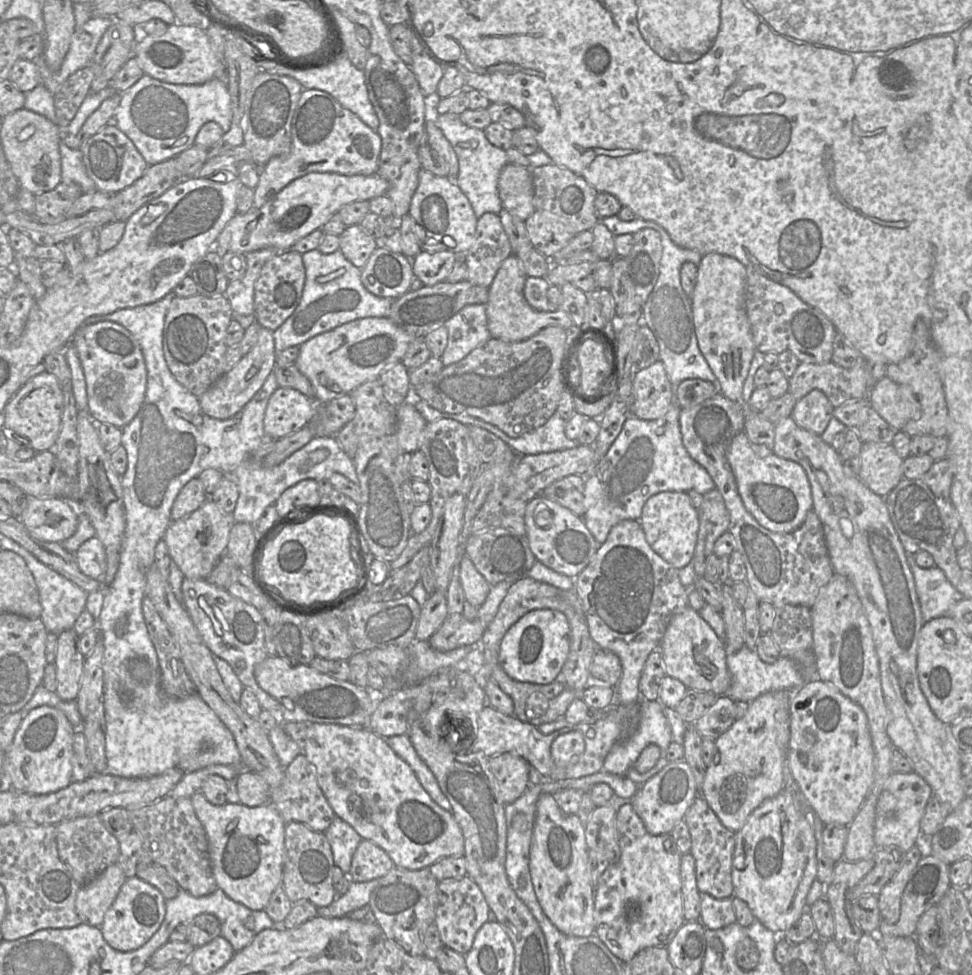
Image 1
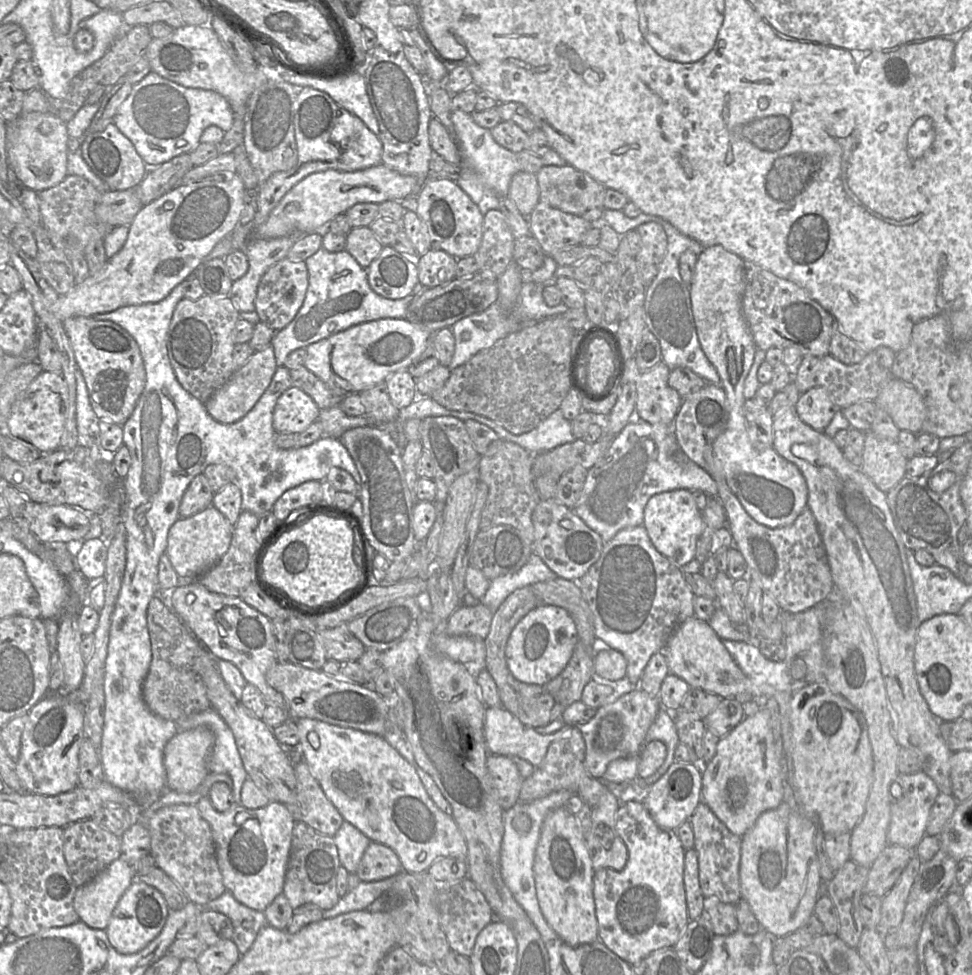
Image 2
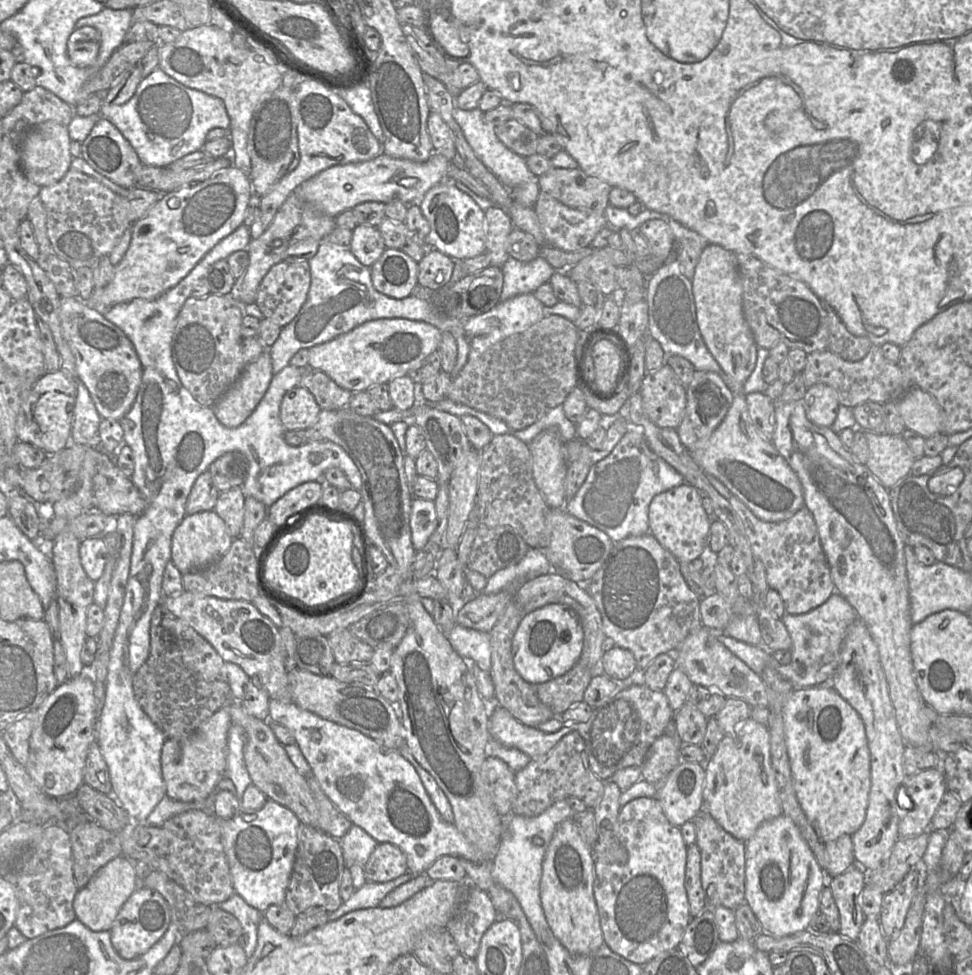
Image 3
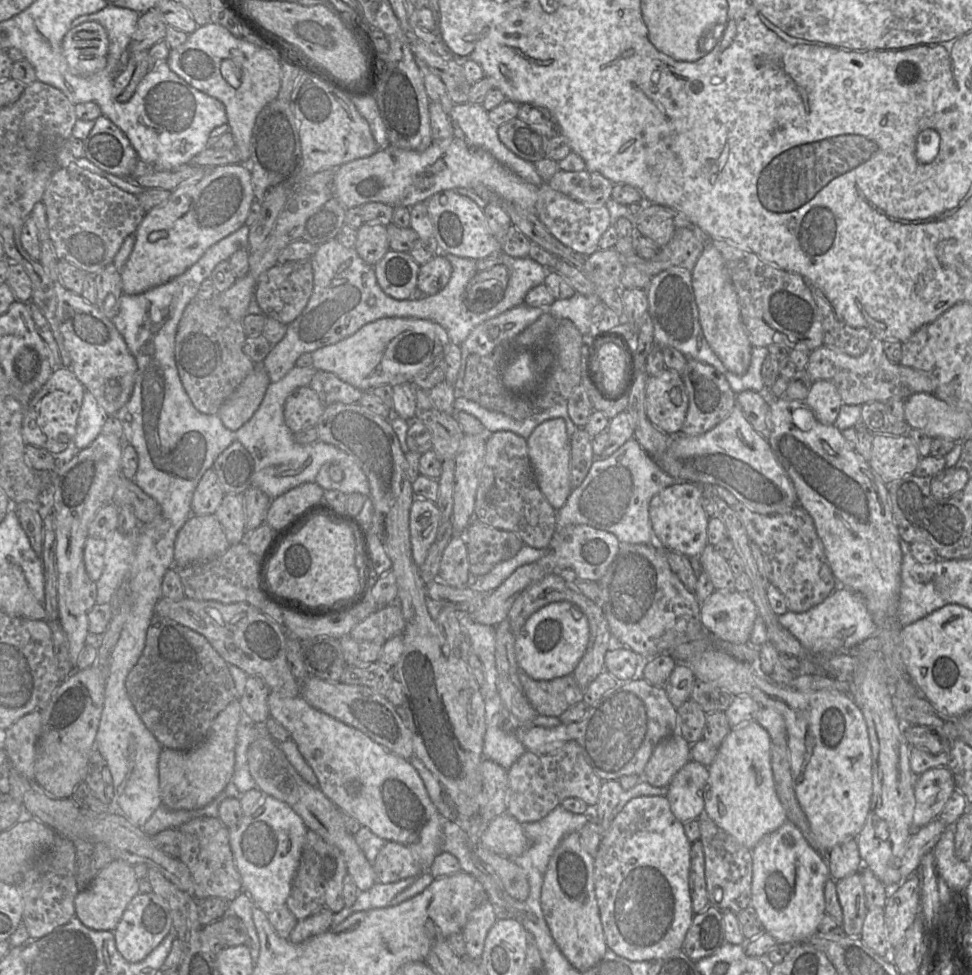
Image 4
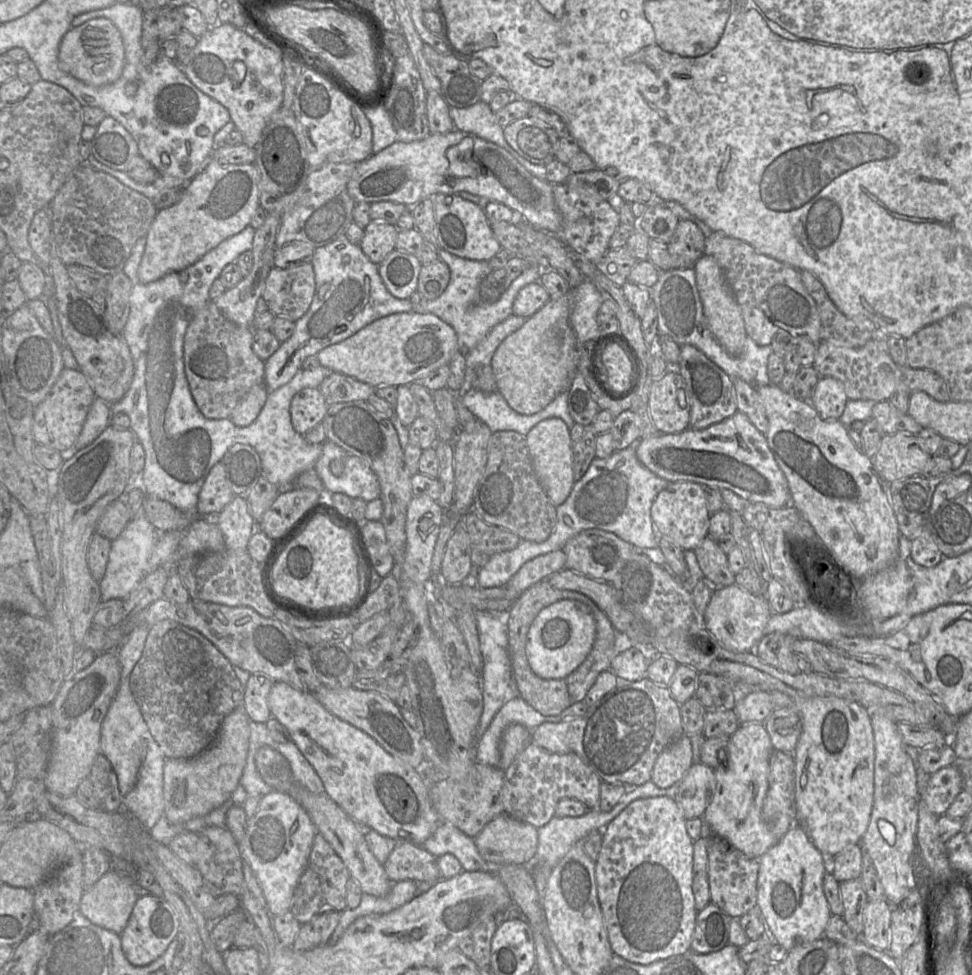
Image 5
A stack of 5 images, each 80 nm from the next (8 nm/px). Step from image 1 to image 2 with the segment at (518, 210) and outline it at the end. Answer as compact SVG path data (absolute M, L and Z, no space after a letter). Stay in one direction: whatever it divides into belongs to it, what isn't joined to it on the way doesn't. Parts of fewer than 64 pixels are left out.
M524 170L517 172L511 180L508 197L520 213L529 217L540 201L540 190L536 174Z

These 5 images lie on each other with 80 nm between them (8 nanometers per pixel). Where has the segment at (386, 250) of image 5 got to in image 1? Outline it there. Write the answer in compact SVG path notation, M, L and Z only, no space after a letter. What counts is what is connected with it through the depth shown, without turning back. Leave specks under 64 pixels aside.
M359 224L346 227L339 238L345 258L361 270L378 247L377 240Z

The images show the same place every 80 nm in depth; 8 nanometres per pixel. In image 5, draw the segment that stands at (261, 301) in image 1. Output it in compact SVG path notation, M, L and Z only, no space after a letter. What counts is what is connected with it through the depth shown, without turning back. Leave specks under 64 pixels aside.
M311 263L293 268L273 267L269 272L262 298L275 316L293 322L309 309L315 292L315 275Z

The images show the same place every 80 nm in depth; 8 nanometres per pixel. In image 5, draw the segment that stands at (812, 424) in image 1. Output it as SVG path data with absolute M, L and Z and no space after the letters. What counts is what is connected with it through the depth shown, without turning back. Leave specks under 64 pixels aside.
M821 377L809 402L821 418L839 420L847 401L848 398L841 381L833 377Z

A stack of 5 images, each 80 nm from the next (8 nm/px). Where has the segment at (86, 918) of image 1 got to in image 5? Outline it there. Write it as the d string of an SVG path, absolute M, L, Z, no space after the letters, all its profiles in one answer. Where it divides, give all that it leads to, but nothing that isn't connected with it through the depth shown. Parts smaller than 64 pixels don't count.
M110 869L83 893L79 912L93 924L120 935L139 897L138 887Z

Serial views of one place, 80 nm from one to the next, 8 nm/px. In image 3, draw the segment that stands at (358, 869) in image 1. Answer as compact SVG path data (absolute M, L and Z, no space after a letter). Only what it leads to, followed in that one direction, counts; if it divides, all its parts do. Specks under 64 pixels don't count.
M378 843L363 869L367 881L388 882L408 872L407 857L391 843Z

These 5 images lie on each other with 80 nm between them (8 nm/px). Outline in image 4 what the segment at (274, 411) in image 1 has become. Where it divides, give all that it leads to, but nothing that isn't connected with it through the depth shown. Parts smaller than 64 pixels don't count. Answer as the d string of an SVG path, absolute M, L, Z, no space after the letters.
M309 386L296 388L284 405L284 420L293 432L316 427L325 410L318 394Z

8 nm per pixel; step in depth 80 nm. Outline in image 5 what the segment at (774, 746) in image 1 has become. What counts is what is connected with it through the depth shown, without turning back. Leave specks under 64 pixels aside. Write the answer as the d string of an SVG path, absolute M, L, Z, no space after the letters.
M763 723L741 725L729 739L725 762L714 769L715 791L703 815L710 832L753 859L759 859L776 845L794 825L791 815L780 816L772 825L767 825L762 817L769 789L770 758L774 751Z

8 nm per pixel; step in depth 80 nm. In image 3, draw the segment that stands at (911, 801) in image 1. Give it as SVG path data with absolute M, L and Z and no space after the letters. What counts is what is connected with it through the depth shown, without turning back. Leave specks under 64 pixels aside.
M932 767L913 775L906 775L900 787L904 787L906 790L907 795L904 794L904 798L910 798L913 801L913 808L900 818L899 838L915 837L930 829L935 811L947 791L945 776L941 767Z

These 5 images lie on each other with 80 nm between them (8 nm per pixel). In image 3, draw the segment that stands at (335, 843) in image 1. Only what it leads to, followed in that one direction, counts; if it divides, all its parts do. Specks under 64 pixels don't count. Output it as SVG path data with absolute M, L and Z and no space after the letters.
M352 825L348 832L339 840L346 868L352 865L364 866L378 842L362 828Z

